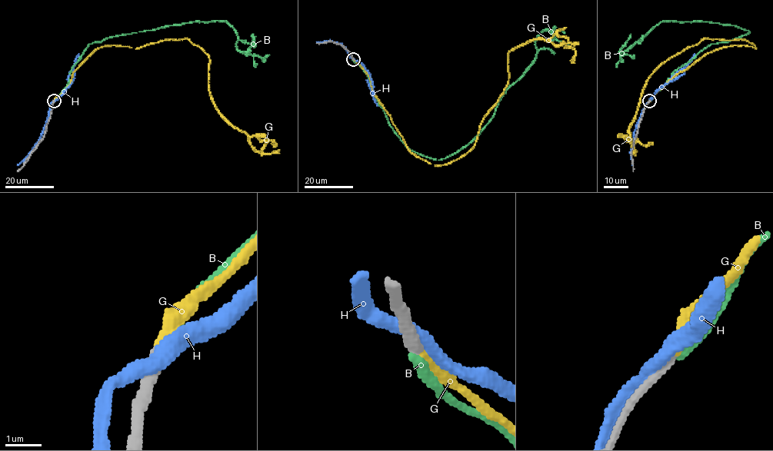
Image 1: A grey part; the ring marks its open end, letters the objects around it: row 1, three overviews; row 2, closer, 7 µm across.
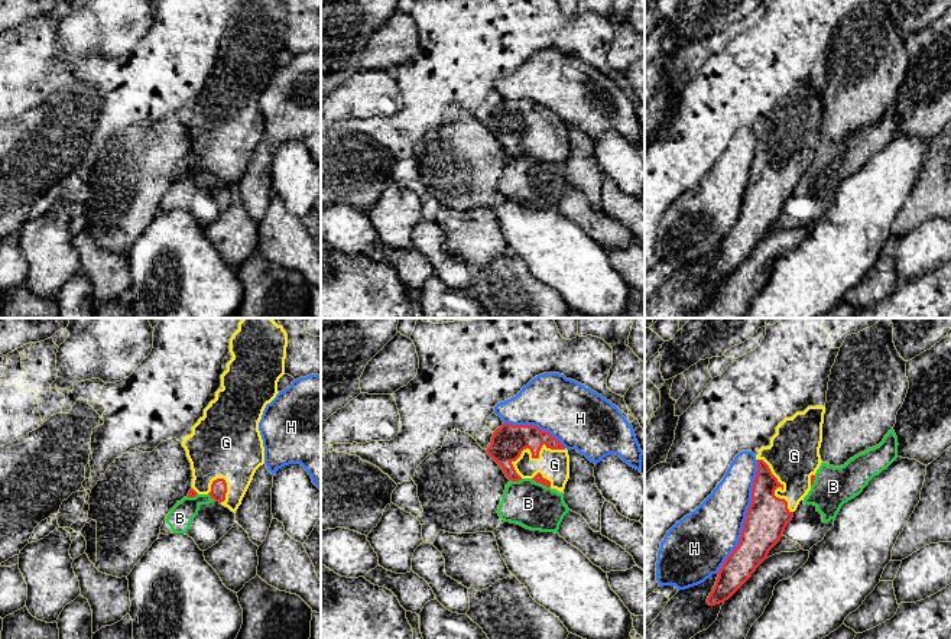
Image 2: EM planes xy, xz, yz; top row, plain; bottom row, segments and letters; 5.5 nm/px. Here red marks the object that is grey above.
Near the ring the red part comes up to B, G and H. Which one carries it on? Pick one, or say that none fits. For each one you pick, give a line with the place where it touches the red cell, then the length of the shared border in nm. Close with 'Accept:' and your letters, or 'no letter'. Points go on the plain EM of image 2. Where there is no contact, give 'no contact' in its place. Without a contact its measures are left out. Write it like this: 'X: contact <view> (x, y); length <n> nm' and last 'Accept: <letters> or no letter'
G: contact xz (538, 132); length 320 nm
Accept: G

